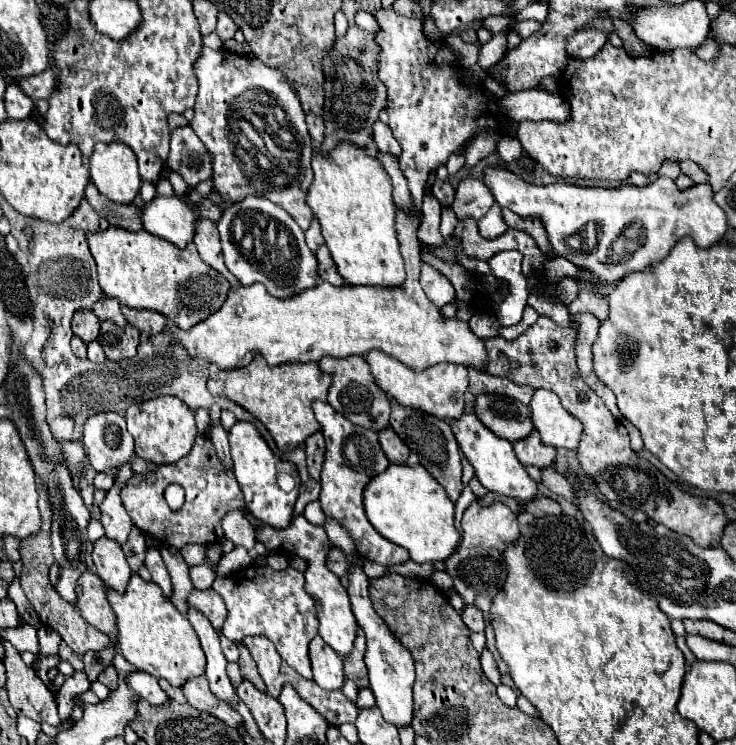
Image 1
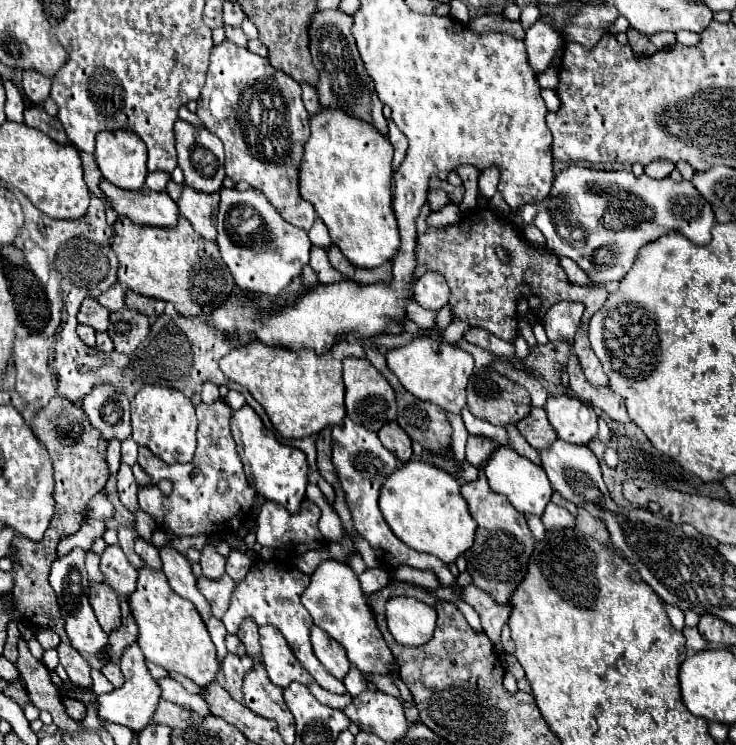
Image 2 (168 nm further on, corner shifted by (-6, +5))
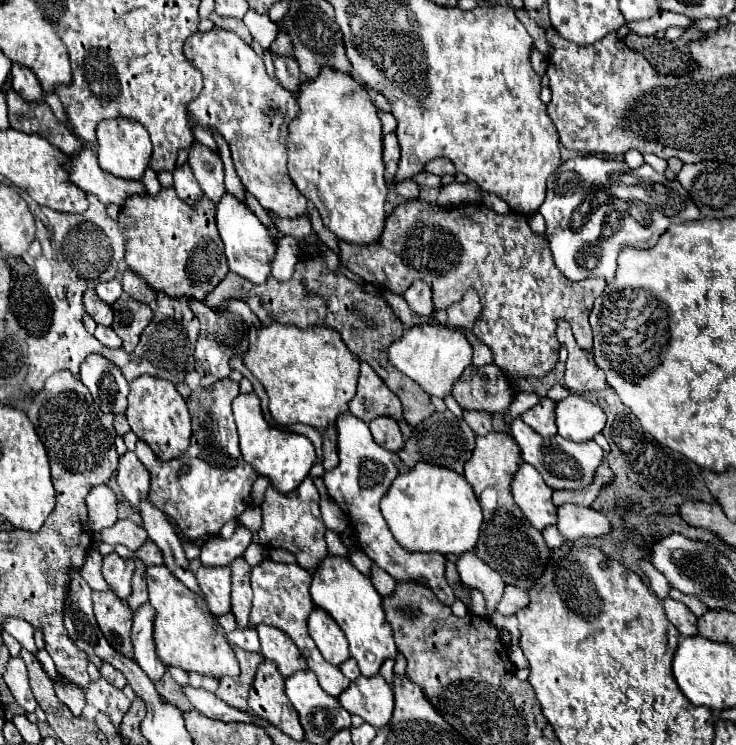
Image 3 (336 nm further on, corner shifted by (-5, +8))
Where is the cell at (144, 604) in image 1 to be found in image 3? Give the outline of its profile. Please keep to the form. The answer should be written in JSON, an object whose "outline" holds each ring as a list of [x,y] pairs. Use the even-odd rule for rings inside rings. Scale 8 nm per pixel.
{"outline":[[[165,566],[147,568],[149,584],[149,602],[157,610],[155,616],[155,642],[157,656],[165,666],[179,666],[187,672],[201,672],[215,678],[239,676],[239,662],[231,644],[227,644],[225,632],[219,626],[217,618],[209,612],[207,602],[185,588]]]}

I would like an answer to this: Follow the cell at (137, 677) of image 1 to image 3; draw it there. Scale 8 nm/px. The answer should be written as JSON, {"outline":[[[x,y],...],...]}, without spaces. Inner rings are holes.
{"outline":[[[185,686],[183,688],[185,696],[191,700],[191,704],[207,718],[211,720],[223,720],[223,722],[245,722],[245,724],[253,724],[253,714],[243,712],[235,706],[223,704],[223,700],[219,700],[215,694],[205,692],[201,688],[193,688],[193,686]]]}

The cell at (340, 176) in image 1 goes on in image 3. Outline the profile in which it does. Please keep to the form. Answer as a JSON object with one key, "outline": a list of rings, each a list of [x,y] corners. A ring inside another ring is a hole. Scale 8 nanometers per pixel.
{"outline":[[[323,66],[313,80],[305,80],[297,94],[299,114],[289,124],[289,176],[299,192],[319,210],[323,224],[345,242],[369,244],[385,226],[381,206],[383,132],[367,90],[351,76]]]}

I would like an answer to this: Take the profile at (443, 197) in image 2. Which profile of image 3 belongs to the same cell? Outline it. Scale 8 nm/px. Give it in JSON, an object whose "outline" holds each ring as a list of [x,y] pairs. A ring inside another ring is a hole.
{"outline":[[[411,178],[399,180],[399,182],[391,182],[391,188],[393,188],[399,196],[403,196],[405,200],[411,200],[411,198],[417,198],[417,196],[419,196],[417,184],[415,184]]]}

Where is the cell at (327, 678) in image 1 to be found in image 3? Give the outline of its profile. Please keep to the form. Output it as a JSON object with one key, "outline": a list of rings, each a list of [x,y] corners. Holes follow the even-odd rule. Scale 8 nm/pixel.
{"outline":[[[315,606],[309,614],[309,636],[317,644],[323,658],[333,666],[339,666],[349,658],[349,644],[343,630],[319,606]]]}

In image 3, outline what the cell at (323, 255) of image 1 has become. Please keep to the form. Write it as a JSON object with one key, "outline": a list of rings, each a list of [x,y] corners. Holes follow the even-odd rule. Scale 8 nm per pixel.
{"outline":[[[407,200],[399,204],[385,220],[385,230],[375,244],[351,244],[341,240],[341,262],[361,278],[381,284],[395,294],[403,294],[415,280],[423,280],[433,290],[433,304],[437,310],[445,310],[453,302],[459,302],[463,290],[473,288],[483,304],[483,316],[477,320],[473,334],[491,348],[493,364],[511,380],[515,392],[519,392],[517,380],[521,378],[543,378],[547,376],[559,356],[559,342],[555,336],[555,322],[559,318],[571,324],[577,344],[585,349],[593,348],[589,312],[595,298],[605,290],[605,280],[589,278],[581,282],[569,282],[559,274],[551,260],[551,250],[541,234],[535,234],[529,226],[527,216],[497,214],[487,206],[467,204],[459,208],[441,208],[425,200]]]}

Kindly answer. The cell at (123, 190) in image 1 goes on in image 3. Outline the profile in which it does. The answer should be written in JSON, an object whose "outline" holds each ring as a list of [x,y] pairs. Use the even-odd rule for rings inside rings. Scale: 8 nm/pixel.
{"outline":[[[111,118],[111,120],[101,120],[97,126],[97,144],[99,144],[99,166],[119,178],[125,180],[141,180],[145,168],[149,166],[151,160],[151,140],[147,130],[131,120],[131,118]]]}

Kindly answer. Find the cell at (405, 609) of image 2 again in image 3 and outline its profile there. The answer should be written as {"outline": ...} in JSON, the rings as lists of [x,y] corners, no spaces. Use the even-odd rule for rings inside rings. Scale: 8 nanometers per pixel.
{"outline":[[[343,412],[337,420],[337,432],[339,432],[339,466],[331,472],[323,474],[323,482],[327,488],[329,498],[343,510],[343,514],[349,518],[357,532],[357,548],[363,550],[379,568],[383,568],[389,576],[399,580],[429,580],[429,588],[435,592],[435,596],[451,606],[455,602],[453,590],[445,580],[446,558],[443,554],[423,554],[423,552],[407,552],[403,550],[397,540],[391,536],[389,526],[385,524],[385,518],[379,510],[379,500],[387,494],[389,486],[399,474],[399,456],[379,448],[369,432],[369,426],[353,416],[351,412]]]}

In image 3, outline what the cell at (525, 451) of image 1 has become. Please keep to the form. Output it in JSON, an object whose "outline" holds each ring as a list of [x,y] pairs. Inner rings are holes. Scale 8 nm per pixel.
{"outline":[[[541,398],[539,404],[531,410],[527,410],[521,418],[523,418],[525,424],[529,424],[541,436],[555,436],[557,434],[555,402],[549,400],[549,398]]]}

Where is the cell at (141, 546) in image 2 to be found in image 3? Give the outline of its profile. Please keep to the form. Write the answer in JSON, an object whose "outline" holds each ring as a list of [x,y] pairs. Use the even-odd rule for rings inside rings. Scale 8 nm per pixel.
{"outline":[[[119,520],[115,526],[103,528],[101,532],[97,532],[95,540],[107,542],[107,544],[123,544],[135,552],[147,540],[147,532],[131,520]]]}

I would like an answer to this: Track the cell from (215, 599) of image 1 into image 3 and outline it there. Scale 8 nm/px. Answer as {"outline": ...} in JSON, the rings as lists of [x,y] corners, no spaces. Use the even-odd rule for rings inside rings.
{"outline":[[[201,566],[195,574],[199,588],[209,604],[209,610],[215,616],[231,612],[231,568],[207,568]]]}

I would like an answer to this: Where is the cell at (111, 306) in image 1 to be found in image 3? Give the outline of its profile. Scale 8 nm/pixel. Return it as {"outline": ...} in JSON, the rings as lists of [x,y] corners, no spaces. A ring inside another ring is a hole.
{"outline":[[[109,280],[109,282],[101,282],[97,284],[97,294],[101,300],[105,300],[107,304],[113,304],[119,296],[121,296],[121,282],[119,280]]]}

